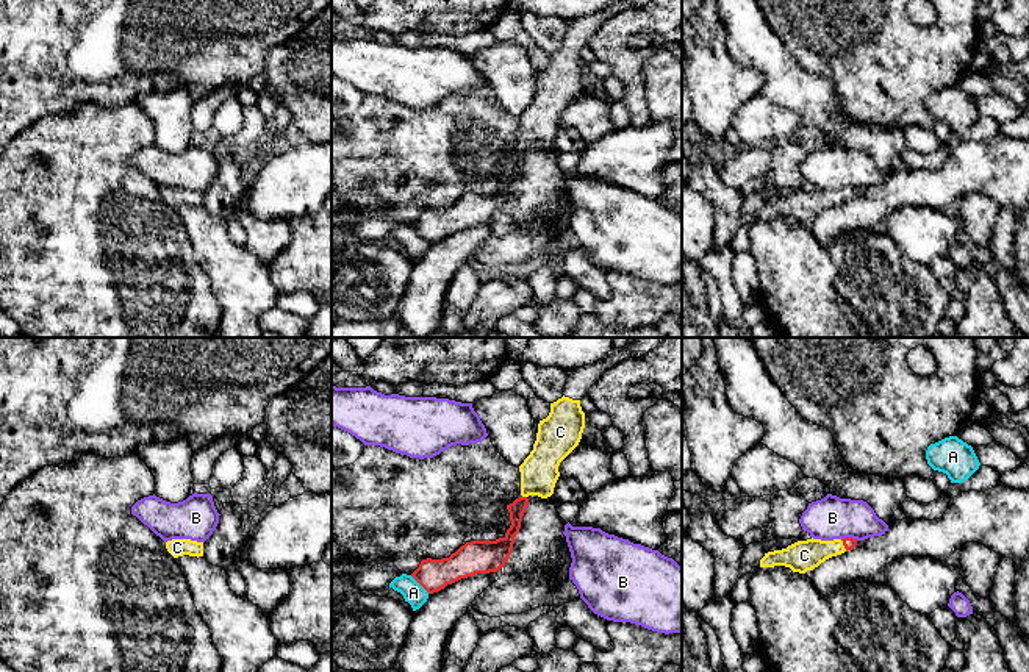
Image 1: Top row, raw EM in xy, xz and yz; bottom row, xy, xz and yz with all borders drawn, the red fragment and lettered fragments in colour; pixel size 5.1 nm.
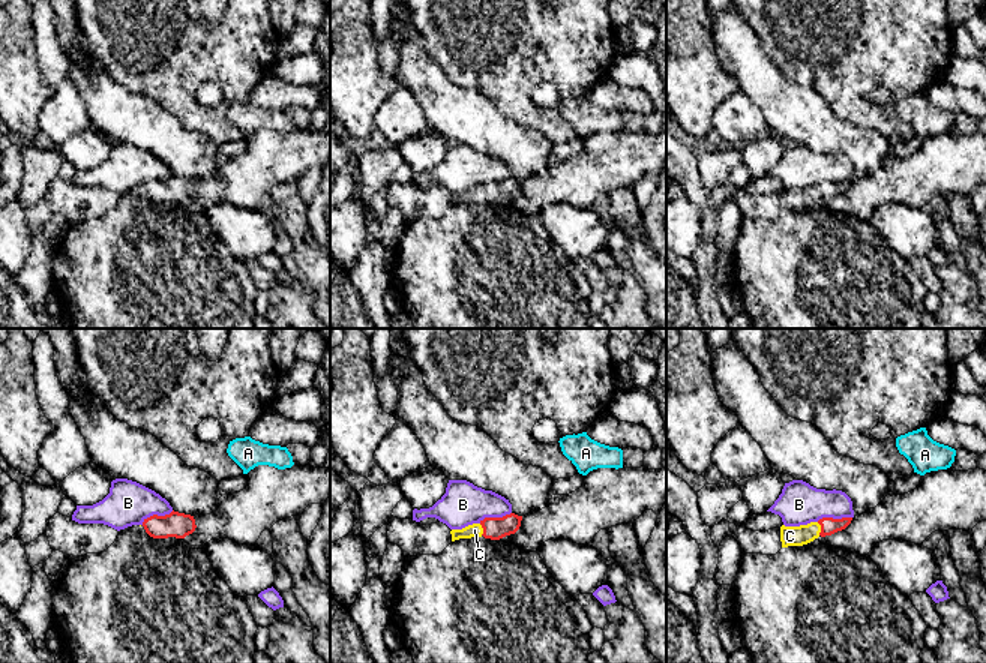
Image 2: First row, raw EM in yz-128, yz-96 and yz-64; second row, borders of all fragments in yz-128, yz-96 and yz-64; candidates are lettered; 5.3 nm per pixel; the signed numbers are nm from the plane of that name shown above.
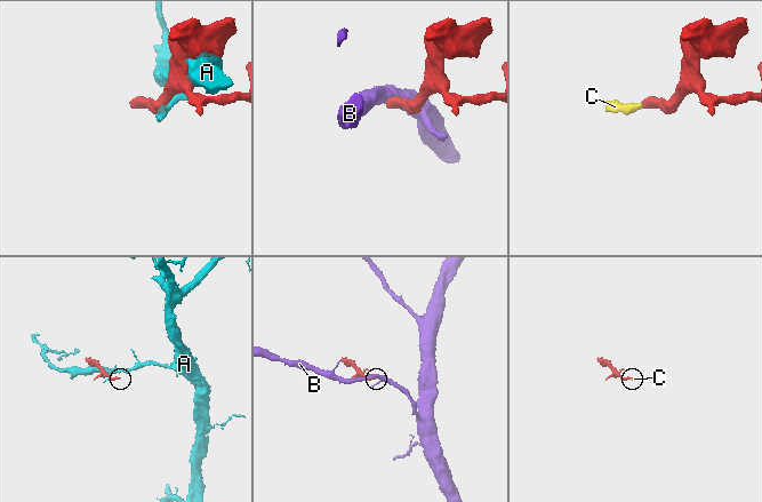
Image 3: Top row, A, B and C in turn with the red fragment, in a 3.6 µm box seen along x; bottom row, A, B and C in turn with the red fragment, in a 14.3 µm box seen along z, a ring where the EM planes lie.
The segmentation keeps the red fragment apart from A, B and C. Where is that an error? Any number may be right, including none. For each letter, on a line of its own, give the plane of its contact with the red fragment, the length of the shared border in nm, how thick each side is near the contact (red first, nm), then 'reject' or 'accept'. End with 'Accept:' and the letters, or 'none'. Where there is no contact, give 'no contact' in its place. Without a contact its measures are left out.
A: contact in xz; length 140 nm; calibres 160 and 110 nm; reject
B: contact in yz; length 90 nm; calibres 60 and 220 nm; reject
C: contact in yz; length 70 nm; calibres 60 and 160 nm; accept
Accept: C

